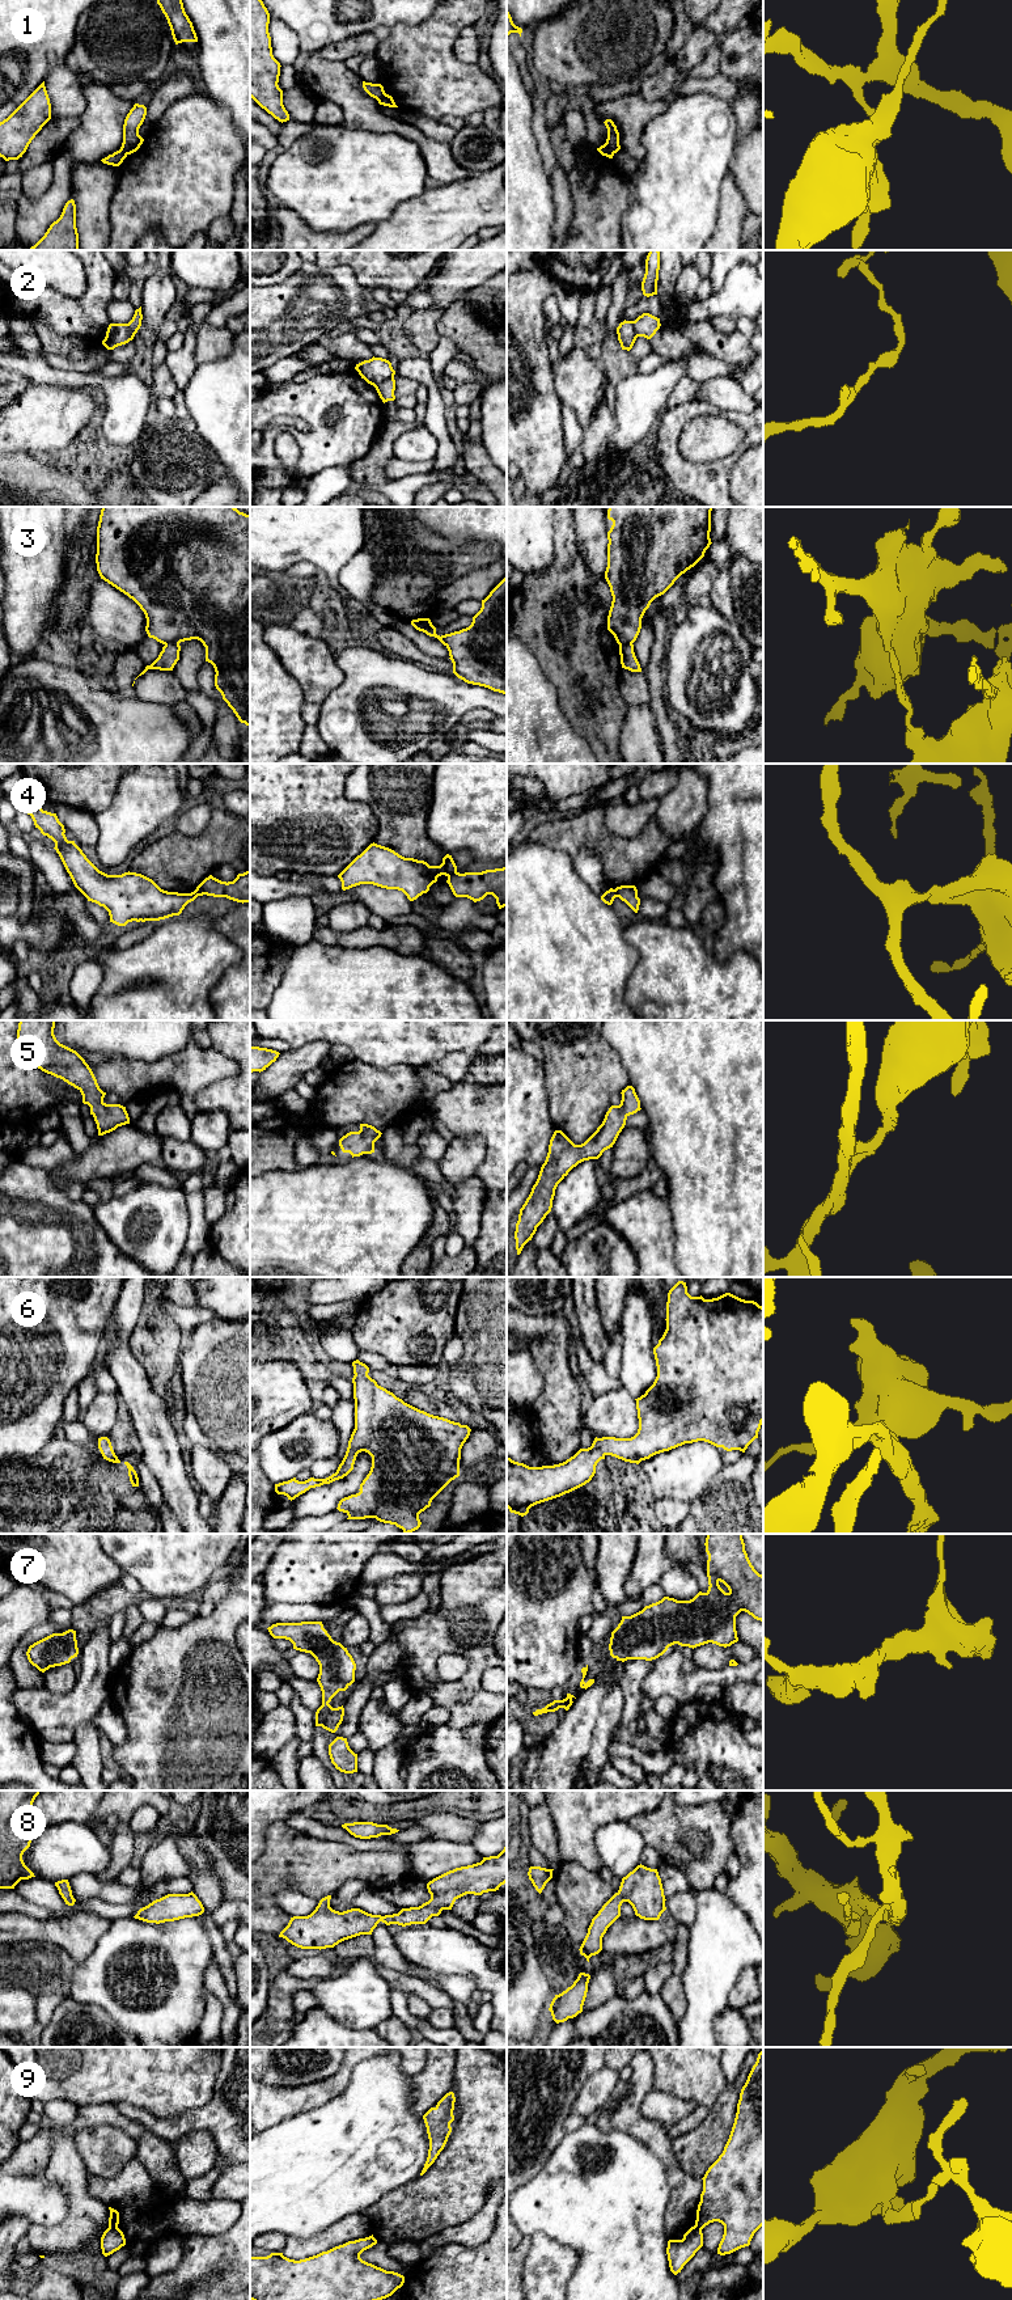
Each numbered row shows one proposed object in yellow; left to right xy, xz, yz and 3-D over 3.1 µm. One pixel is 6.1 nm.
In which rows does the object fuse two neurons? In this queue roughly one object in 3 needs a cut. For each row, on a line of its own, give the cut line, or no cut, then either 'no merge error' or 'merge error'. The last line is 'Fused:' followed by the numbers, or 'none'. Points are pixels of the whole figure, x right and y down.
1: yz (605, 143), (613, 155) | merge error
2: xz (393, 375), (375, 387) | merge error
3: xy (178, 642), (168, 642), (165, 645) | merge error
4: xz (456, 871), (448, 876) | merge error
5: no cut | no merge error
6: no cut | no merge error
7: no cut | no merge error
8: no cut | no merge error
9: xy (117, 2227), (108, 2229) | merge error
Fused: 1, 2, 3, 4, 9

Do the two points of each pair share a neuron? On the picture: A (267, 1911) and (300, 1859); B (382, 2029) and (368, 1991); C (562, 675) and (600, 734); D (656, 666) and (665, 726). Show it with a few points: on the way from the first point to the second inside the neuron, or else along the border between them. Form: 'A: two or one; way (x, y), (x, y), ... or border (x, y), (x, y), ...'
A: one; way (267, 1898), (267, 1891), (287, 1872)
B: two; border (392, 2013), (373, 2028)
C: one; way (578, 688), (596, 706), (598, 718)
D: one; way (656, 680), (660, 711)

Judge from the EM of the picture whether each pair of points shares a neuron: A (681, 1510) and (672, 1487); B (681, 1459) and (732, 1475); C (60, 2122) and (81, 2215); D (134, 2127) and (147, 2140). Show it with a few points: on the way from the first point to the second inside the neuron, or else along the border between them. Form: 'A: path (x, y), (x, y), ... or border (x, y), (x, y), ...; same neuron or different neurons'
A: border (655, 1499), (678, 1499), (689, 1502); different neurons
B: border (724, 1465), (710, 1485), (699, 1495); different neurons
C: path (63, 2146), (64, 2165), (72, 2177), (76, 2191); same neuron
D: path (136, 2130), (144, 2138); same neuron

